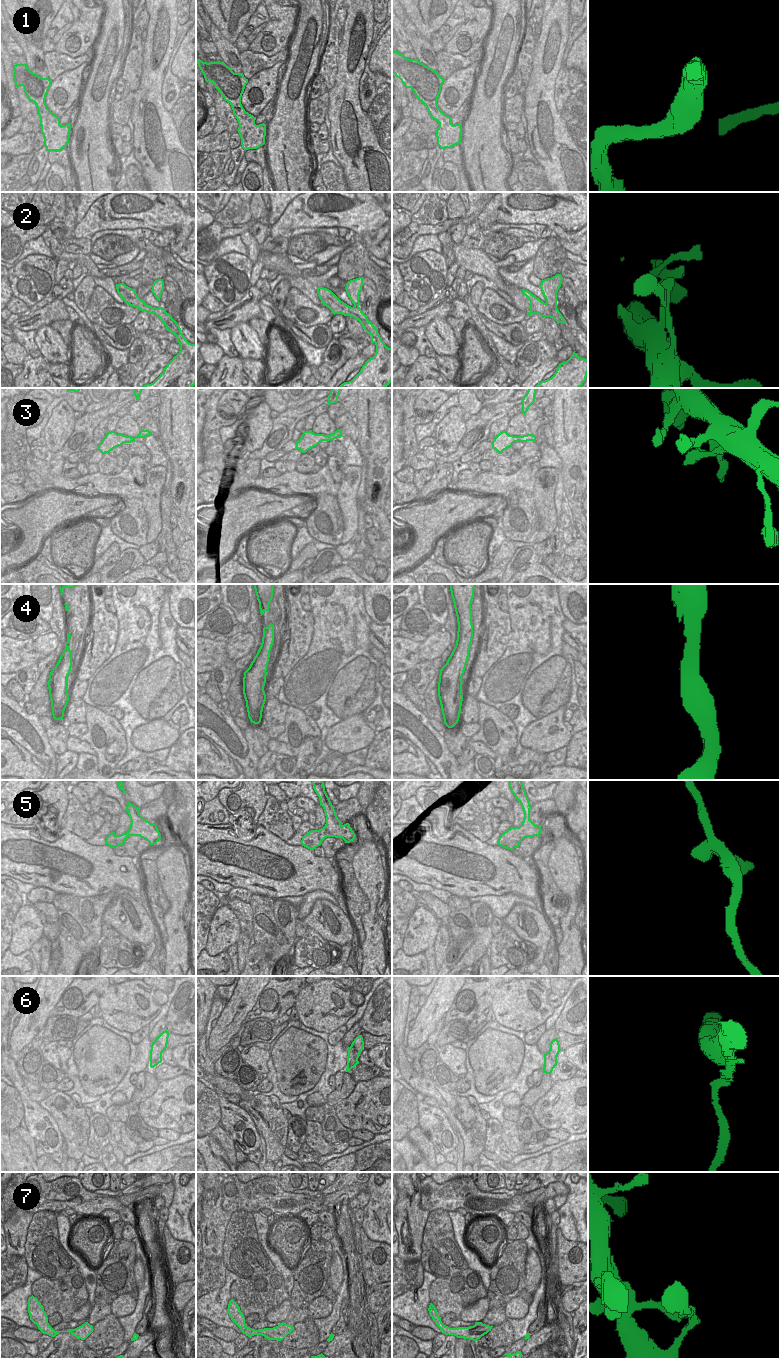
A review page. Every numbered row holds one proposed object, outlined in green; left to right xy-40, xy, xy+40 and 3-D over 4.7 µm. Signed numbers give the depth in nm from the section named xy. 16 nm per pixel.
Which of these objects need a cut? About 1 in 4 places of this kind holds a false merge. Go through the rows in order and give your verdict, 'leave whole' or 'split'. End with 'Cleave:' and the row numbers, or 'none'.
1: leave whole
2: leave whole
3: leave whole
4: leave whole
5: split
6: leave whole
7: leave whole
Cleave: 5

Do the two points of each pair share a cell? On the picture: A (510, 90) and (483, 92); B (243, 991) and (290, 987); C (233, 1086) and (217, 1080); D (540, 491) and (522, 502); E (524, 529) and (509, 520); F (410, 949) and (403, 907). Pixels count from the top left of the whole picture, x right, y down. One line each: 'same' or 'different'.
A: different
B: different
C: same
D: different
E: same
F: different

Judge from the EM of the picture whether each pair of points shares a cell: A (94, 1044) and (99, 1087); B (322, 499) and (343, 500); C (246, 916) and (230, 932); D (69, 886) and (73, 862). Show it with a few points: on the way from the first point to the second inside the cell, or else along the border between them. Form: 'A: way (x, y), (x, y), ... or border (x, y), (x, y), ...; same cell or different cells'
A: way (94, 1055), (93, 1079); same cell
B: border (336, 496), (342, 523); different cells
C: border (224, 905), (227, 905), (237, 918), (241, 932); different cells
D: way (69, 880), (69, 868); same cell

